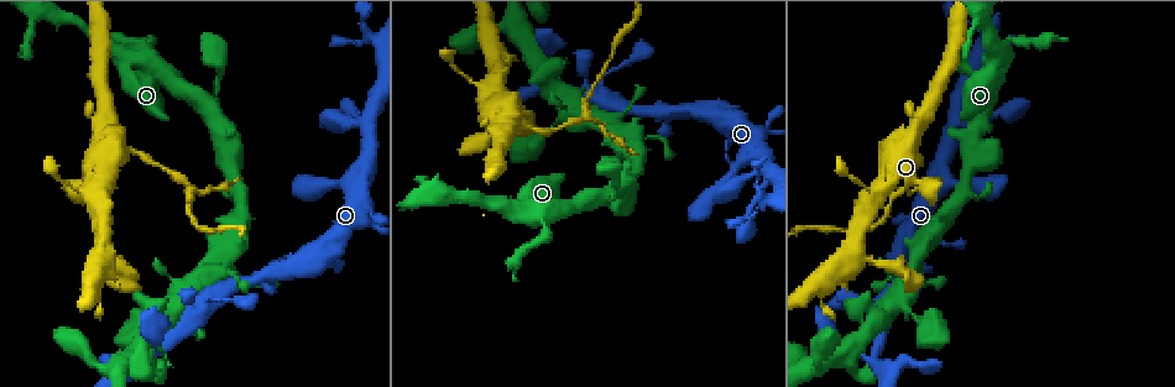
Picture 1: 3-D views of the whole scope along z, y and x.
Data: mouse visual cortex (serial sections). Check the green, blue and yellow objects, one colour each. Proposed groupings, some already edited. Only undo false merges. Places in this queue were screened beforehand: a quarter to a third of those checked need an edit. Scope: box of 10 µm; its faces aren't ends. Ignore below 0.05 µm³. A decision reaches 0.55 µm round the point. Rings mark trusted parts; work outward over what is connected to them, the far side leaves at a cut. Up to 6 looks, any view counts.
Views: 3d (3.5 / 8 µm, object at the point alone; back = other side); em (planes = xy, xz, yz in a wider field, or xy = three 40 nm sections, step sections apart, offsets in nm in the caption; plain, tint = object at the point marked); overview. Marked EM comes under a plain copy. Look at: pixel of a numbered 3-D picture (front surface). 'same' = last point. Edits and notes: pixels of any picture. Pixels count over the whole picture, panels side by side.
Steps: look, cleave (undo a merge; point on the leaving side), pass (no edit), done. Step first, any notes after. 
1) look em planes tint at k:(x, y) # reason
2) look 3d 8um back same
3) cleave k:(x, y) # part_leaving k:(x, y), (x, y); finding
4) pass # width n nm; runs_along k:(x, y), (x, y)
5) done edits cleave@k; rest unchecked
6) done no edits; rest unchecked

look 3d 3.5um at 1:(917, 152) # four-way junction

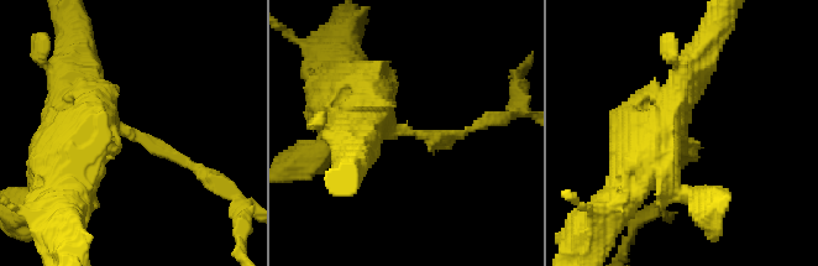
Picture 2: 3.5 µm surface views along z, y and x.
look em planes tint at 2:(125, 131)

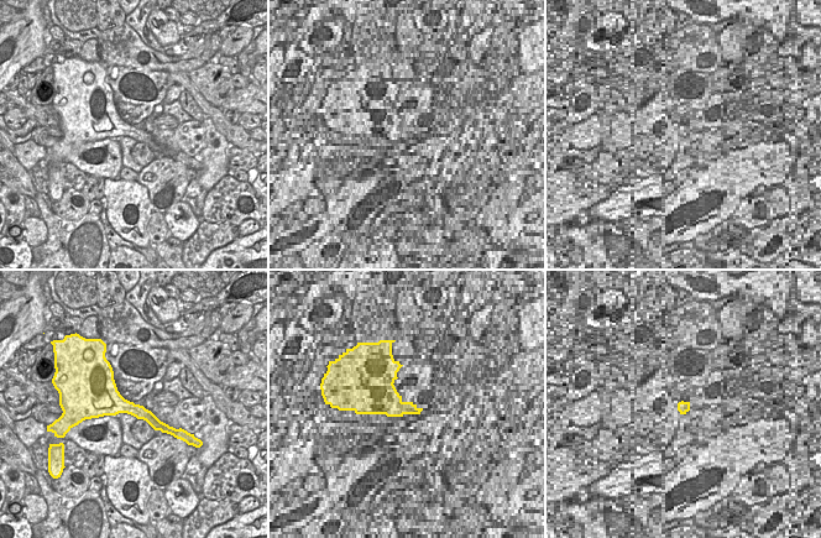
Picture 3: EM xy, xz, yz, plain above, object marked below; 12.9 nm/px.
cleave 2:(172, 152) # arm_widths 150, 500, 500, 600 nm; border 3:(136, 405), (126, 412); two cells meet here

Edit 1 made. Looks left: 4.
look 3d 3.5um at 1:(542, 222) # thick turns thin

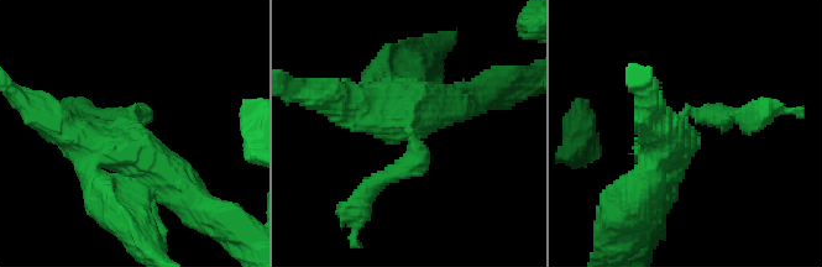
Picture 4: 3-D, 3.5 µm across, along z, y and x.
look em planes tint at 4:(133, 112)

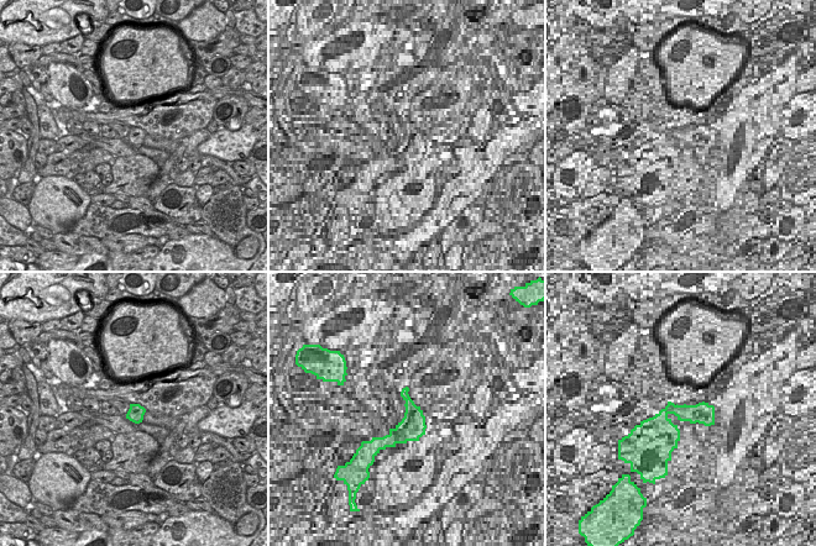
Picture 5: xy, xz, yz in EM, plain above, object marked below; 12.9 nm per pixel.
pass # runs_along 4:(661, 155), (686, 113), (749, 116); all the same cell

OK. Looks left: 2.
look 3d 8um at 1:(762, 192) # sudden change in width

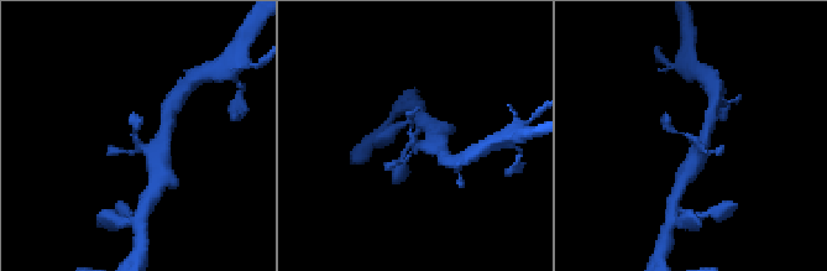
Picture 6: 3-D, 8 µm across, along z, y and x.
look em xy step 2 tint same # need the tissue

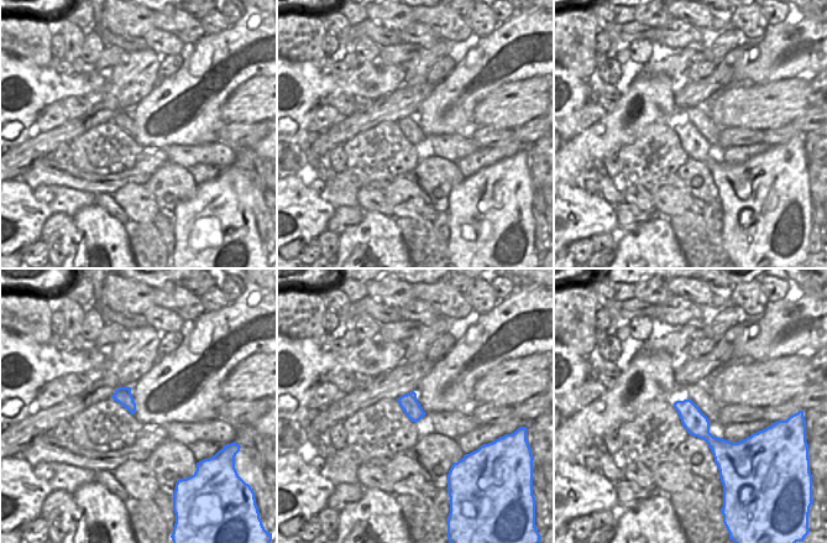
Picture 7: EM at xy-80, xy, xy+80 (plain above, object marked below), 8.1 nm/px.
pass # runs_along 6:(694, 163), (700, 146), (668, 121); one cell here

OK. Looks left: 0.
done edits cleave@2; rest unchecked

